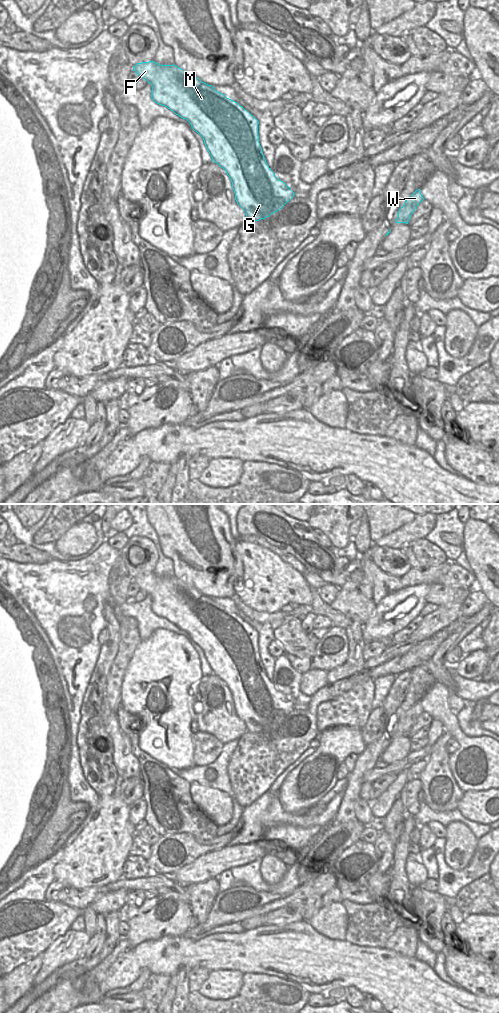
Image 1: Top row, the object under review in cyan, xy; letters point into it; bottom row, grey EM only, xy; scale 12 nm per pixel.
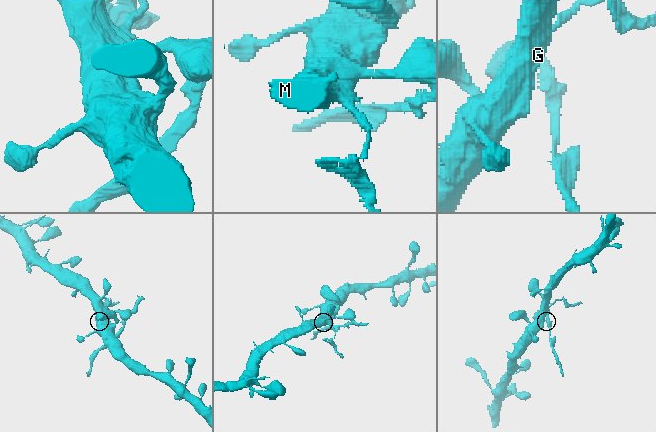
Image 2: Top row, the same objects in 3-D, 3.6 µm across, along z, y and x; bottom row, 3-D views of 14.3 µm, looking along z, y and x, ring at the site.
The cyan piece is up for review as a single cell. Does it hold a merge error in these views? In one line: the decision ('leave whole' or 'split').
split

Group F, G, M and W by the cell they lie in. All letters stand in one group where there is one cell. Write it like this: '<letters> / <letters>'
F G M / W

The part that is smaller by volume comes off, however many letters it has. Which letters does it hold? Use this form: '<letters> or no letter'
W

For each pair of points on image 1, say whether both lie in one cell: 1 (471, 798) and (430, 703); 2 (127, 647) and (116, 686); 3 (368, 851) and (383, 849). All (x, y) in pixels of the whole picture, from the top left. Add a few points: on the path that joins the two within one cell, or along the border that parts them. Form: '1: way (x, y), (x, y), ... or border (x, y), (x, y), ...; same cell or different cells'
1: border (488, 788), (465, 791), (463, 793); different cells
2: way (123, 657), (116, 676); same cell
3: border (374, 842), (376, 854), (386, 871); different cells

